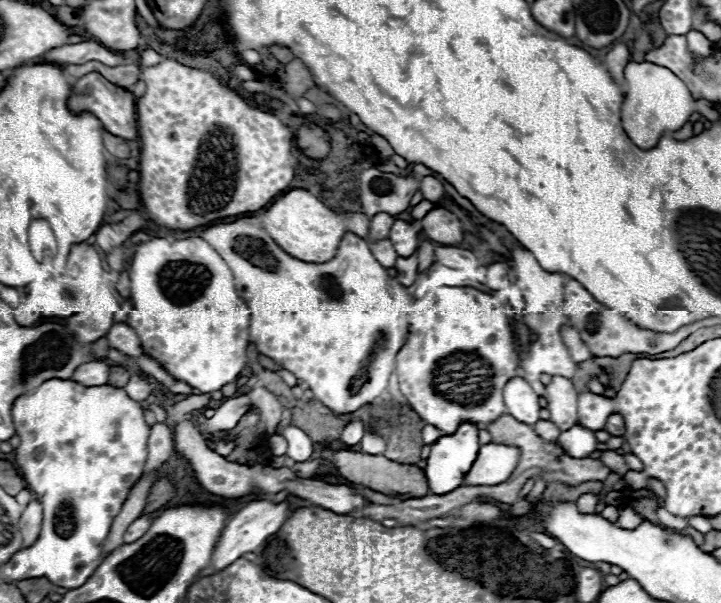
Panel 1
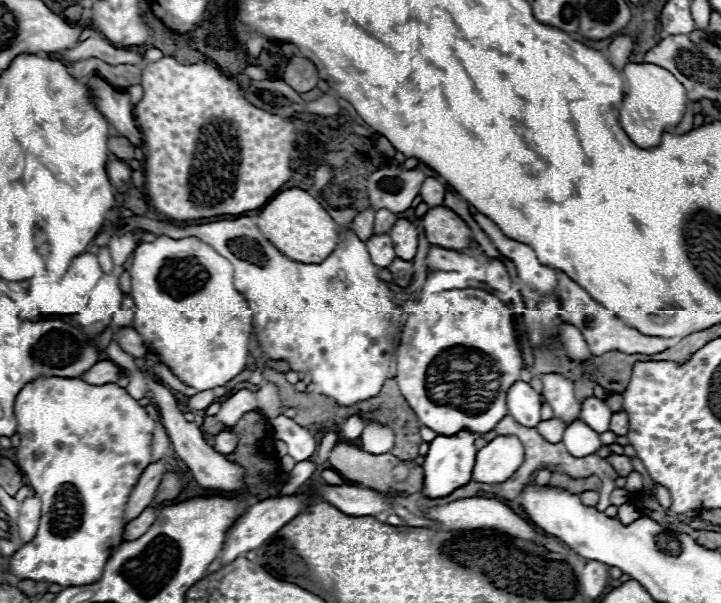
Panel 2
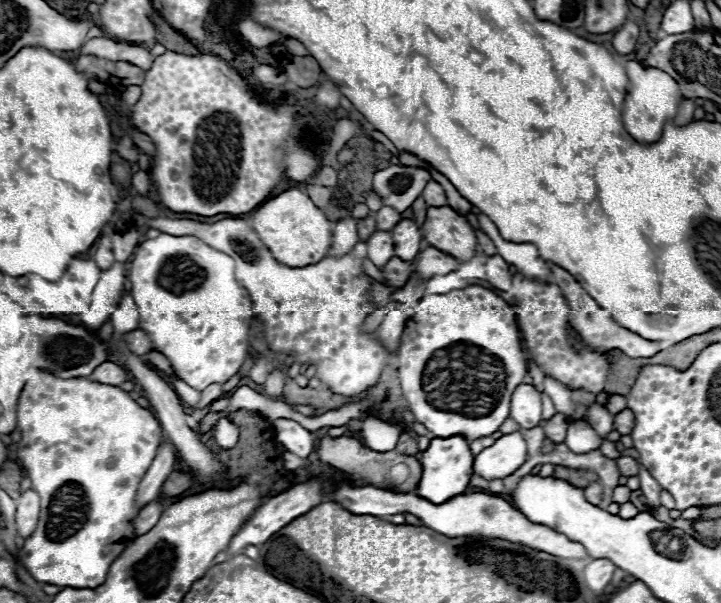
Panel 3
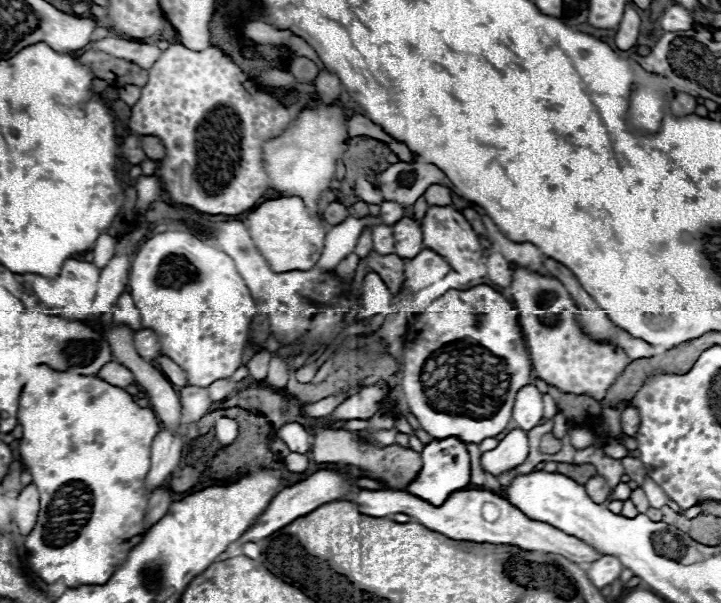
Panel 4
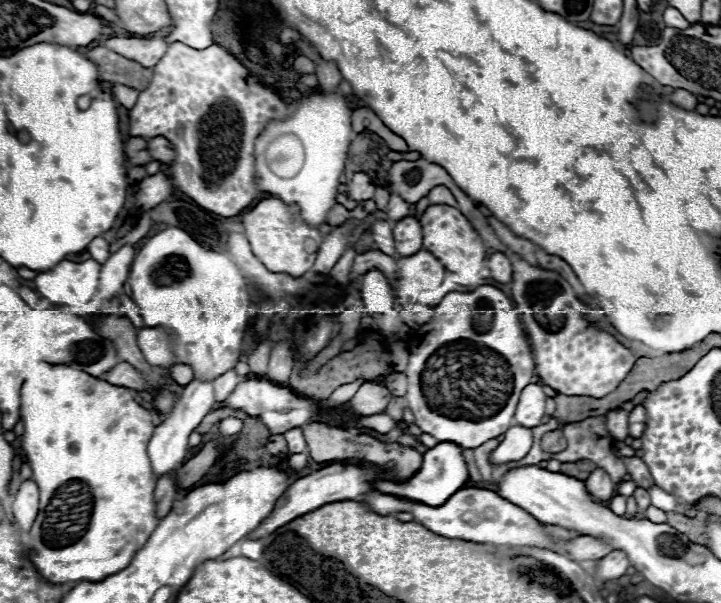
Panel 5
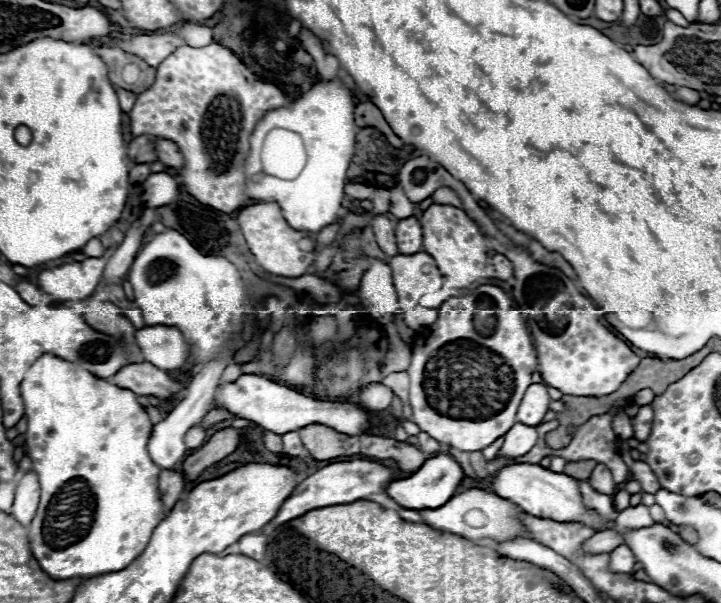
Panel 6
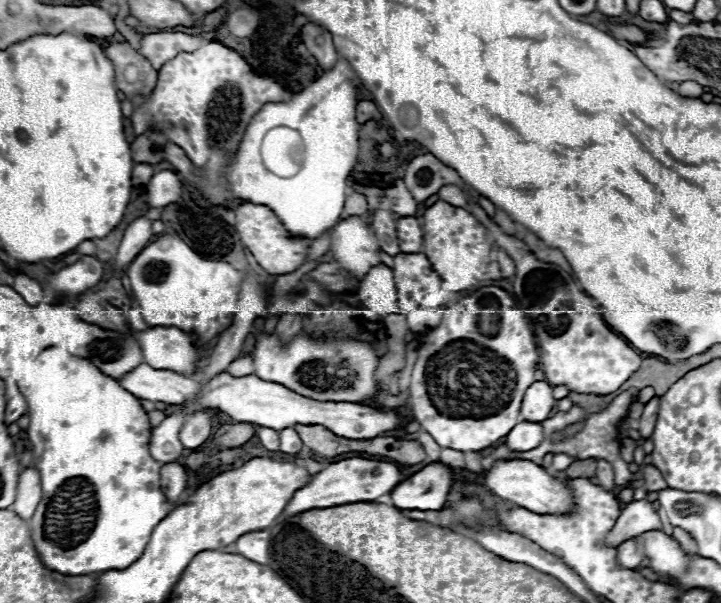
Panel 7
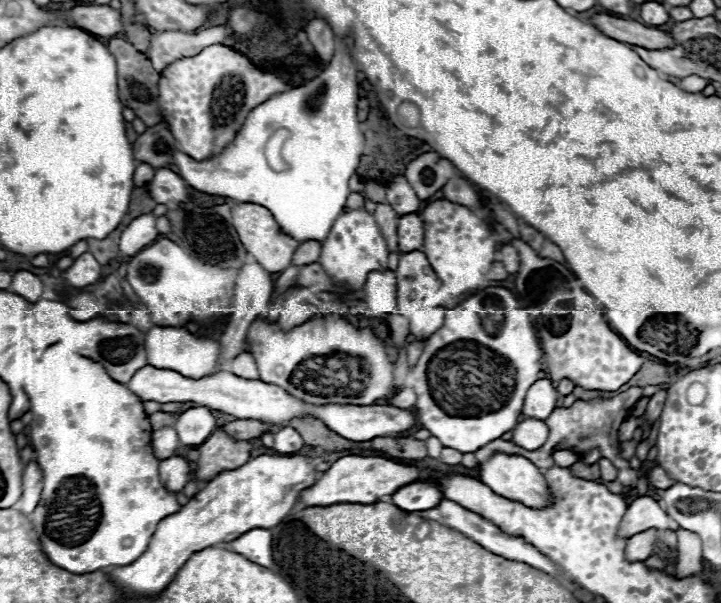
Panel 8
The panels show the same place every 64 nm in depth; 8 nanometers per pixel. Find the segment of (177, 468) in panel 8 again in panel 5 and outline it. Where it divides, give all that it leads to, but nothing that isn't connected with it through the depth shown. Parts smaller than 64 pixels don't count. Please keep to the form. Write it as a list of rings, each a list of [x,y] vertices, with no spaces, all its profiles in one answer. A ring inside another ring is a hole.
[[[166,474],[164,478],[158,480],[156,490],[154,490],[154,500],[156,500],[156,516],[164,518],[174,502],[174,496],[178,492],[178,486],[174,482],[174,478],[170,474]]]

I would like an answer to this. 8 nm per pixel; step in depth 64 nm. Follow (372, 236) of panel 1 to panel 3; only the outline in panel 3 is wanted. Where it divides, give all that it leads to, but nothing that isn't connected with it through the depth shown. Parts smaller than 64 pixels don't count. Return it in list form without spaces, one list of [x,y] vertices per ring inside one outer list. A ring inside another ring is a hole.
[[[382,206],[378,212],[376,212],[376,228],[378,230],[392,230],[392,226],[396,226],[396,222],[400,222],[400,214],[390,208],[390,206]]]

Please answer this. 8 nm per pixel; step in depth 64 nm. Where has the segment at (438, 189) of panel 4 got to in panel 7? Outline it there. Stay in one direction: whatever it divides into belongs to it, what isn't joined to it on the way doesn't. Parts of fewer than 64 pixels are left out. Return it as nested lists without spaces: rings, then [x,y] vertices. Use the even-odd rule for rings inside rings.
[[[442,186],[440,192],[438,192],[438,198],[442,202],[448,202],[448,204],[458,206],[458,208],[466,206],[466,198],[464,198],[464,194],[462,194],[462,190],[458,186]]]

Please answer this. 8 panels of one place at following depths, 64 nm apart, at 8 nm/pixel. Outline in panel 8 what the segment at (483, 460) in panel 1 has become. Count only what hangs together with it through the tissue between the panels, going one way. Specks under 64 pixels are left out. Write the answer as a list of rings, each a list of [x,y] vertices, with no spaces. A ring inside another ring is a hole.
[[[526,418],[516,424],[512,432],[512,442],[526,450],[540,448],[548,438],[548,426],[544,422],[536,422],[534,418]]]

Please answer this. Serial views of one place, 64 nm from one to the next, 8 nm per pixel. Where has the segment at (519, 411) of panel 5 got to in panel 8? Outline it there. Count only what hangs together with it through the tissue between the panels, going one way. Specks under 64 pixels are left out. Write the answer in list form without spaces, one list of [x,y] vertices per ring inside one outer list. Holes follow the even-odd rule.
[[[536,380],[524,400],[524,408],[522,408],[522,416],[524,418],[536,418],[536,420],[546,420],[552,410],[556,408],[556,388],[552,386],[550,380]]]

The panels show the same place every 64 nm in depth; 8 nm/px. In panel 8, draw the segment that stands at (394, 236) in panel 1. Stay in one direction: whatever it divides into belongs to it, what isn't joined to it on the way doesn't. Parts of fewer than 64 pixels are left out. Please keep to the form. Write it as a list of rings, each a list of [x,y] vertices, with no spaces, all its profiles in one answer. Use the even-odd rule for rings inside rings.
[[[406,214],[398,220],[398,244],[400,252],[414,252],[422,248],[424,228],[418,214]]]

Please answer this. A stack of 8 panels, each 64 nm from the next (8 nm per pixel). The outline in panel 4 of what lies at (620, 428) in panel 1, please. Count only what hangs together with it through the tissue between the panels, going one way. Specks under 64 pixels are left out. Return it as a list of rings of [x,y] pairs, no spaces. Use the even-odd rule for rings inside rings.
[[[630,406],[624,408],[620,422],[622,422],[622,432],[624,432],[626,436],[634,436],[634,434],[638,432],[638,426],[640,426],[638,410],[636,410],[636,408],[630,408]]]

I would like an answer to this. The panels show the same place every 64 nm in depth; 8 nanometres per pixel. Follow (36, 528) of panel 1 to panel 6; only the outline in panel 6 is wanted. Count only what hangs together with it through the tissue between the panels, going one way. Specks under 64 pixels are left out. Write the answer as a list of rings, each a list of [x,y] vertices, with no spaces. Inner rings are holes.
[[[28,472],[22,476],[18,488],[16,488],[16,498],[12,506],[12,516],[22,524],[28,526],[32,518],[36,516],[40,500],[40,486],[38,486],[38,476],[34,472]]]

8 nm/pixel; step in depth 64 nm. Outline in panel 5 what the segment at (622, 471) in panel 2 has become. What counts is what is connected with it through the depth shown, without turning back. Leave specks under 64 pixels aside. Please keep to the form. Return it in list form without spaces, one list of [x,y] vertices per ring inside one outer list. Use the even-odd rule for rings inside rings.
[[[636,456],[624,458],[624,464],[626,464],[626,468],[628,468],[628,474],[632,476],[632,480],[634,480],[640,488],[650,488],[650,486],[654,486],[654,480],[652,480],[652,476],[650,476],[650,472],[648,472],[648,466],[646,466],[640,458],[636,458]]]

